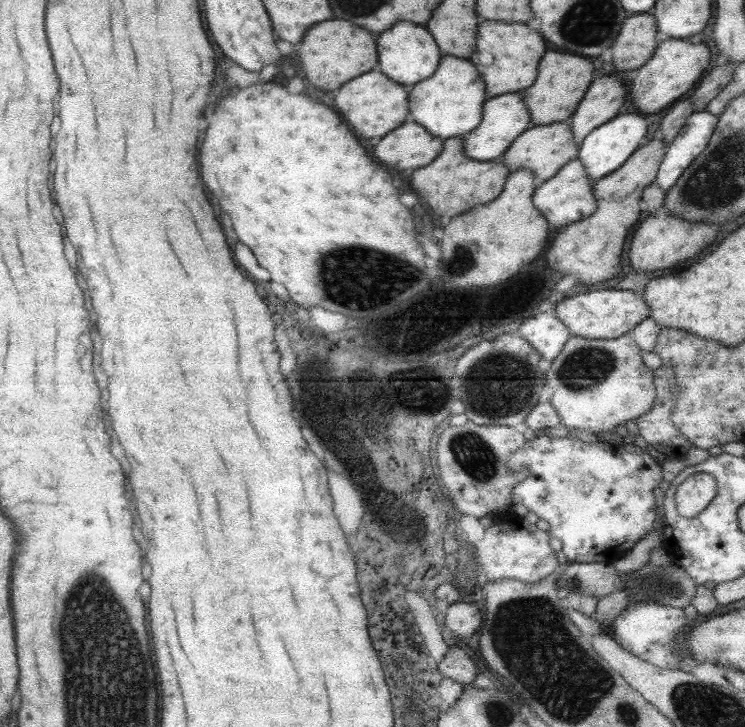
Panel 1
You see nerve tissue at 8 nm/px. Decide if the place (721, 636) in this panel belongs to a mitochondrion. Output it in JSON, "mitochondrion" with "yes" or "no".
{"mitochondrion":"no"}

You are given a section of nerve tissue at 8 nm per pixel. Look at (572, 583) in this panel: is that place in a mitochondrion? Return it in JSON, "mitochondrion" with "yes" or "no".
{"mitochondrion":"yes"}

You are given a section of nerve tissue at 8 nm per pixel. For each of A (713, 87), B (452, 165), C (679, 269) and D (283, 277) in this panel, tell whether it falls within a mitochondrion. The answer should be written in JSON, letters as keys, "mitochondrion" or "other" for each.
{"A":"other","B":"other","C":"other","D":"other"}

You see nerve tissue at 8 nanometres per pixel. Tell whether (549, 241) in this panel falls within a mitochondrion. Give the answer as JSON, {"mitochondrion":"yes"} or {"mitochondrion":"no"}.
{"mitochondrion":"no"}

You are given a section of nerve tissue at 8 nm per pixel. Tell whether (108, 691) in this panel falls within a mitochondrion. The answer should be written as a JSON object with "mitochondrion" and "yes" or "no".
{"mitochondrion":"yes"}

